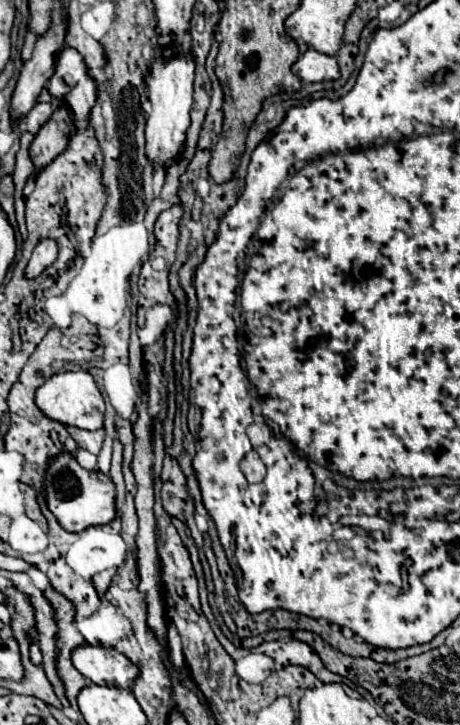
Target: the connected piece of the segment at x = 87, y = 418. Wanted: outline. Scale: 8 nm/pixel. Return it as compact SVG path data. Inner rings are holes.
M85 370L79 372L59 372L53 374L41 388L35 392L35 404L39 410L65 426L75 426L83 430L99 430L103 428L103 414L105 414L105 400L93 380L93 376Z

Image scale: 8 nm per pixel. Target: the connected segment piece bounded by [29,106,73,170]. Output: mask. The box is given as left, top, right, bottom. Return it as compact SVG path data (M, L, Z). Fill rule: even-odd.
M61 106L59 110L53 112L51 120L43 124L43 128L35 134L35 140L31 142L29 148L29 156L37 170L47 168L59 154L65 152L69 144L69 132L71 132L69 122L73 122L73 118L69 110Z

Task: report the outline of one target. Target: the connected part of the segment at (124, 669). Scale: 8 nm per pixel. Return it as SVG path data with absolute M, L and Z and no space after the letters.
M77 646L71 652L71 662L95 684L123 684L127 688L139 674L127 656L105 646Z

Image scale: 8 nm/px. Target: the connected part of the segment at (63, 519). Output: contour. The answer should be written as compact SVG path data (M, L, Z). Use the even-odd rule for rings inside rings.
M61 452L49 458L49 466L43 476L45 484L45 502L47 508L55 514L57 522L67 532L81 532L89 526L109 524L115 518L115 484L103 472L89 472L81 468L77 458L71 452Z

